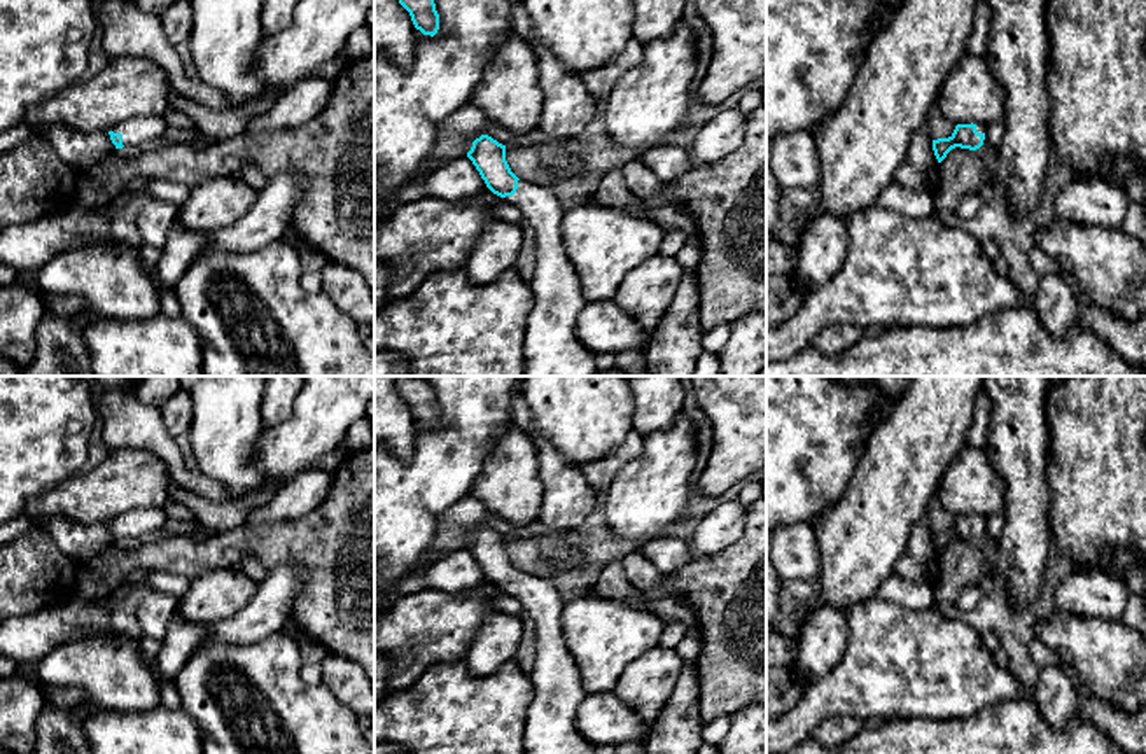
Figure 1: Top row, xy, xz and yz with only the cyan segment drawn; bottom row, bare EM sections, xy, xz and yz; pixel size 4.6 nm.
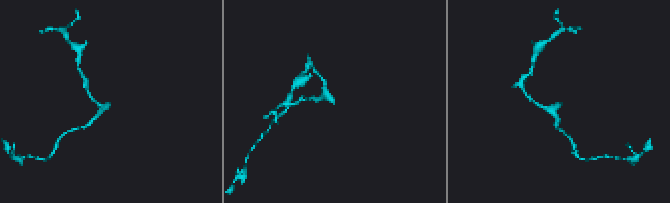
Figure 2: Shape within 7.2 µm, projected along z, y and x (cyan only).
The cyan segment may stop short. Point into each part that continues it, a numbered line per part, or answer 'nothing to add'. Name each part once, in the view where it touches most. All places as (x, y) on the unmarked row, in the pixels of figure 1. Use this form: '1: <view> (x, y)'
1: xz (559, 690)

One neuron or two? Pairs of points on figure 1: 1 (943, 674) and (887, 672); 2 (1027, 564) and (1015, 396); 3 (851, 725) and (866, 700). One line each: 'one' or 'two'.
1: one
2: one
3: two

